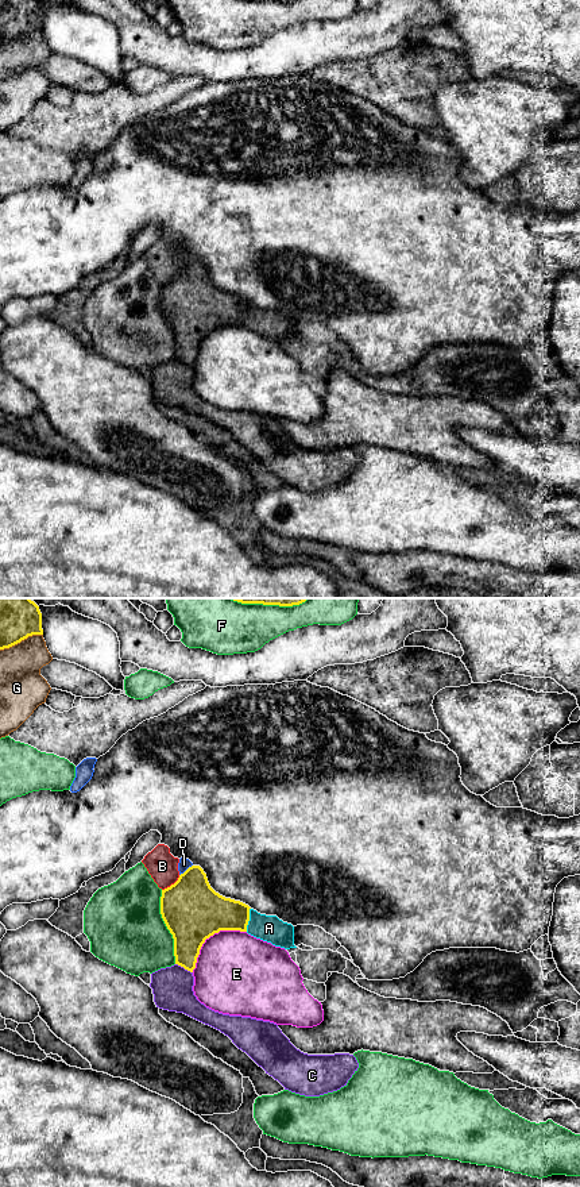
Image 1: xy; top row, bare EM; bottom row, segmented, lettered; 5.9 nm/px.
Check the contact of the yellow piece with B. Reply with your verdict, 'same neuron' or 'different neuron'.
different neuron

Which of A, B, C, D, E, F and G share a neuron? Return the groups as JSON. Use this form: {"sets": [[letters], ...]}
{"sets": [["A"], ["B", "D"], ["C"], ["E"], ["F"], ["G"]]}

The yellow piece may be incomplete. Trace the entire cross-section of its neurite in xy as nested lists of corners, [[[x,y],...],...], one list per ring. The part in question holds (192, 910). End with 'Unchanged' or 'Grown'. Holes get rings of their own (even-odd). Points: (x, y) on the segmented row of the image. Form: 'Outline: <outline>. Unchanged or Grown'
Outline: [[[200,866],[189,867],[174,885],[162,890],[161,914],[174,939],[175,964],[190,972],[196,968],[197,957],[205,940],[220,930],[247,932],[275,947],[297,948],[291,924],[283,922],[277,916],[260,914],[240,901],[220,895],[210,887],[206,874]]]. Grown

